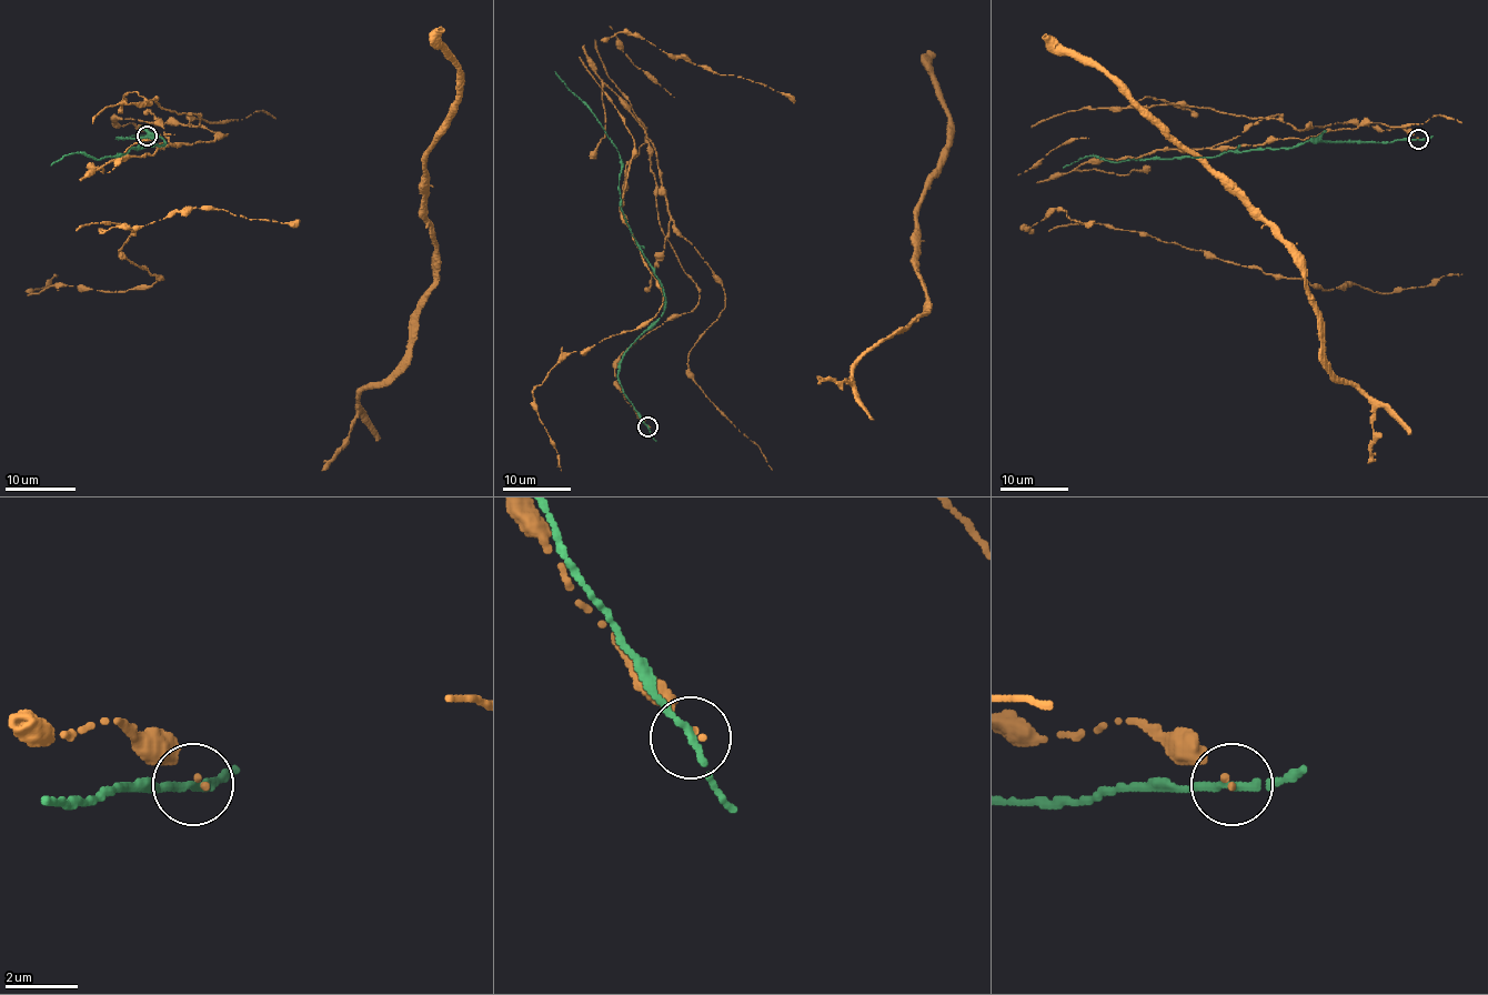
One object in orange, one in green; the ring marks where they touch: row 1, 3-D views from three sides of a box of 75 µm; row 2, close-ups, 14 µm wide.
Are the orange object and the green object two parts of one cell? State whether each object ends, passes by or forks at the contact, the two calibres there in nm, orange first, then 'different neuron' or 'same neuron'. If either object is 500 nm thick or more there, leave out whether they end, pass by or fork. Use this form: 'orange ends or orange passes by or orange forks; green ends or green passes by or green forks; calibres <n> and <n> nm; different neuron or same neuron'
orange ends; green passes by; calibres 140 and 200 nm; different neuron

